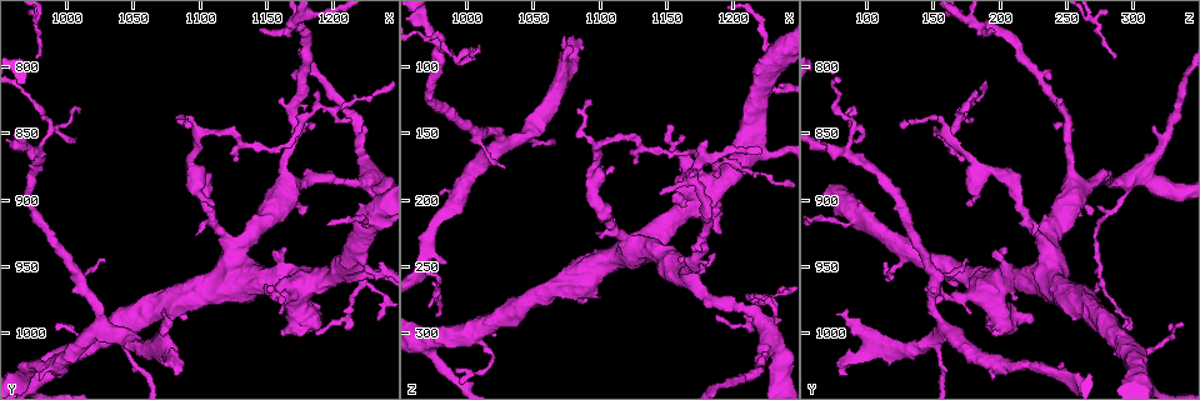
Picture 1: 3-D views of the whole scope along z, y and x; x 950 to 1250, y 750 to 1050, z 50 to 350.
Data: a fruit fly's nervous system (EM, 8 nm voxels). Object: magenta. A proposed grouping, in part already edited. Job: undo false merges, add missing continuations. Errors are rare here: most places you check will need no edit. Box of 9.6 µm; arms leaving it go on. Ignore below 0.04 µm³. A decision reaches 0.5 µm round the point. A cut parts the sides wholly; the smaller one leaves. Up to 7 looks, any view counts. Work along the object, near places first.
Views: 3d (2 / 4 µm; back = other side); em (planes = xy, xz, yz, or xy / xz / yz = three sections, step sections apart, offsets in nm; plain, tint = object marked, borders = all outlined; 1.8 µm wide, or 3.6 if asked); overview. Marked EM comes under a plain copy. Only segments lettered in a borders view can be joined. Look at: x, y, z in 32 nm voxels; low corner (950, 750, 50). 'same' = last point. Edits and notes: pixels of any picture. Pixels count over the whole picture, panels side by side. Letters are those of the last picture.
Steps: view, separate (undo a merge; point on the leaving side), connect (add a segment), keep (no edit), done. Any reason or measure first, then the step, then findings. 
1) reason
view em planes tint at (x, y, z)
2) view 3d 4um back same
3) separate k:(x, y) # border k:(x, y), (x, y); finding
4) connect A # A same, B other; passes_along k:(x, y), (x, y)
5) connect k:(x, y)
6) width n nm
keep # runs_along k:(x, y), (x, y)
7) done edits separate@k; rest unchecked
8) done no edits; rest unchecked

view 3d 2um at (1070, 984, 88)

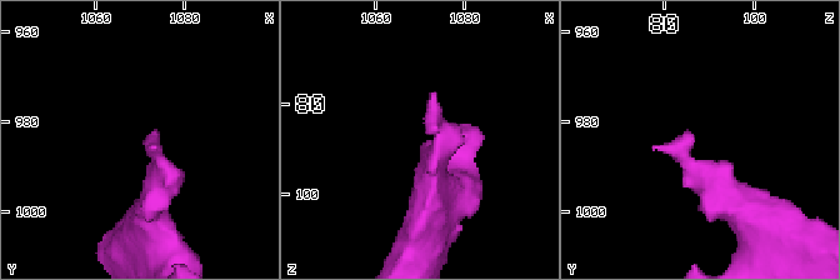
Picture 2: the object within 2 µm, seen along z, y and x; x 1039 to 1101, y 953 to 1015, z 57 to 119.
view em xz step 16 borders at (1072, 983, 87)

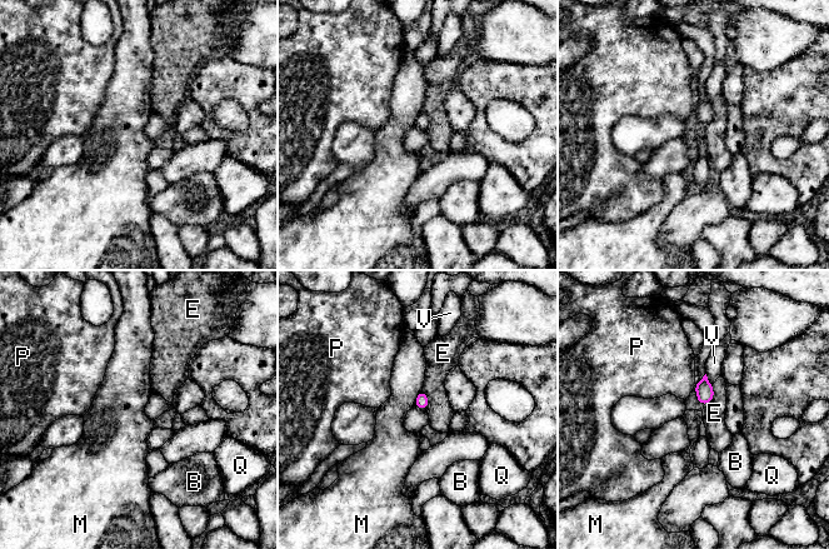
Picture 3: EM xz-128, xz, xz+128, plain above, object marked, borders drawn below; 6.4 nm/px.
keep # B other, E other, M other, P other, Q other, V other; border 3:(422, 389), (414, 405); no lettered segment goes on from it

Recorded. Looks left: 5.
three arms meet
view 3d 2um back at (1024, 998, 160)

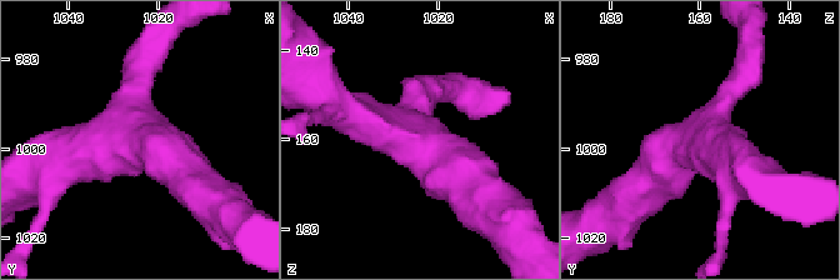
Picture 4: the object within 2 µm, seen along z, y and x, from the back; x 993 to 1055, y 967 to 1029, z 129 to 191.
arms 3; arm_widths 220, 300, 340 nm
view em xz step 4 tint at (1024, 996, 159)

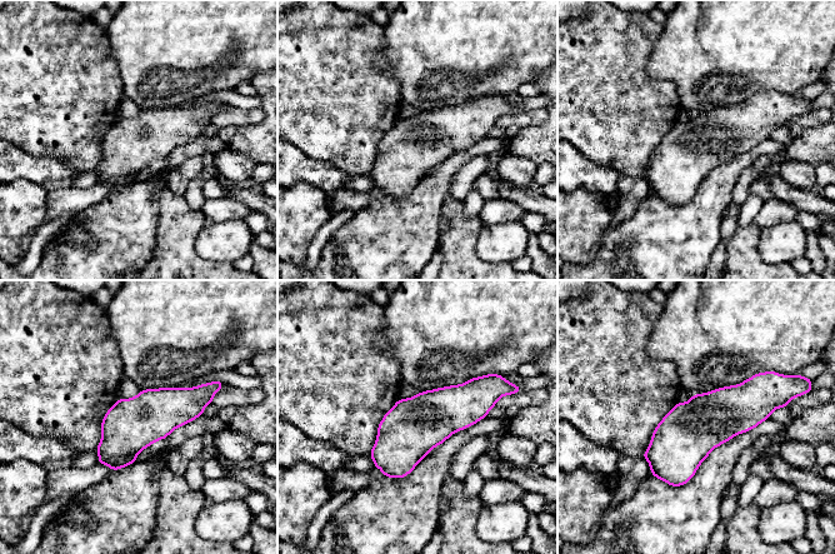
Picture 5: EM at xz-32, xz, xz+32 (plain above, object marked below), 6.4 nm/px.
view em xz step 4 borders same

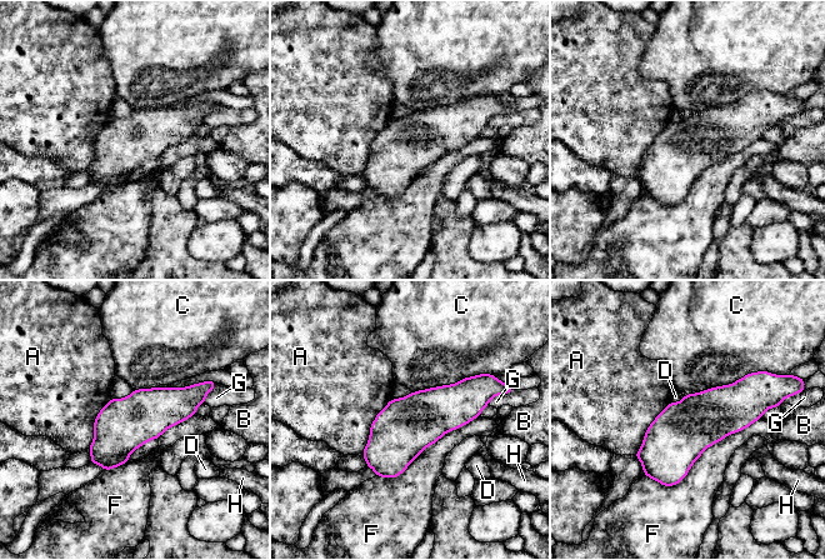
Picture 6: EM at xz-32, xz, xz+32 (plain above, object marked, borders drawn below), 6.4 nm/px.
keep # A other, B other, C other, D other, F other, G other, H other; continuous, no second cell

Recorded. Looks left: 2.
done no edits; rest unchecked

